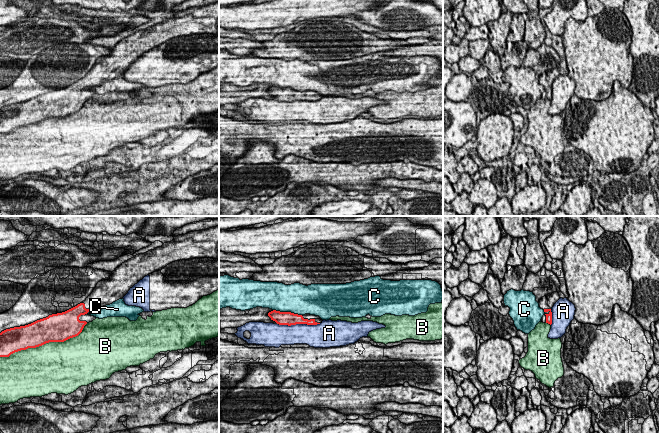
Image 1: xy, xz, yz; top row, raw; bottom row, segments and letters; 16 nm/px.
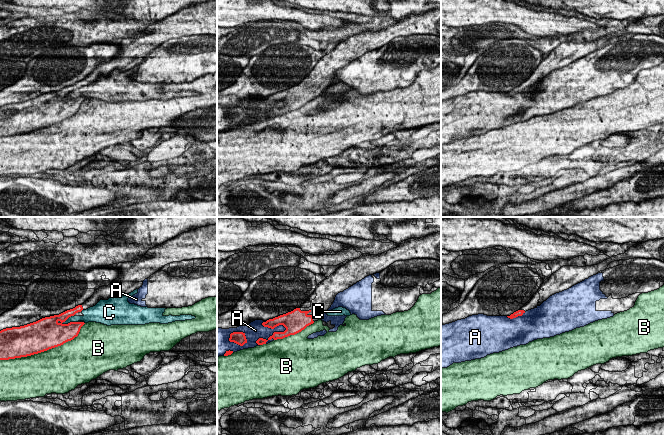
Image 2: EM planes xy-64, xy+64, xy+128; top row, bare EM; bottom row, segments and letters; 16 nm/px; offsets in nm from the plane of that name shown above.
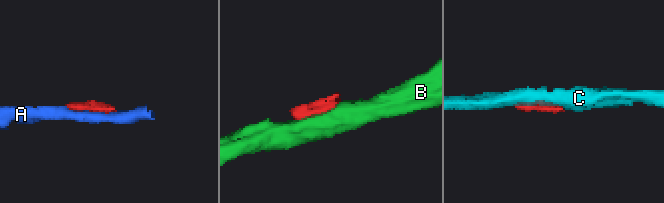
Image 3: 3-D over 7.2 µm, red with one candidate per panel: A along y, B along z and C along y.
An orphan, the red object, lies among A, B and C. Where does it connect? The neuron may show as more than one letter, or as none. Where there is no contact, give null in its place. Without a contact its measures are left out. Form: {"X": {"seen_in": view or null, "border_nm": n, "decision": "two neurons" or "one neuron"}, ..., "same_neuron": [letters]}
{"A": {"seen_in": "xz", "border_nm": 700, "decision": "two neurons"}, "B": {"seen_in": "xy", "border_nm": 1500, "decision": "two neurons"}, "C": {"seen_in": "xz", "border_nm": 480, "decision": "two neurons"}, "same_neuron": []}

